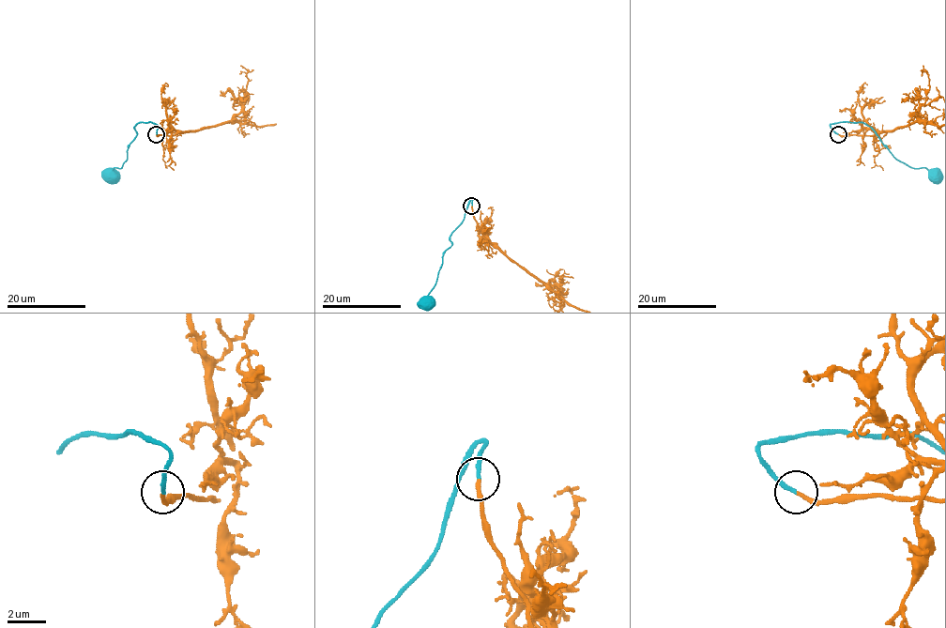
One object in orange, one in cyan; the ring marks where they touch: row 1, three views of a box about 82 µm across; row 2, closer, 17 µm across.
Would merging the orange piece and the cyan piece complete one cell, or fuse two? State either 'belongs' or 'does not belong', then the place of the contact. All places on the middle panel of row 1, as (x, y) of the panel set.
belongs; at (471, 206)

